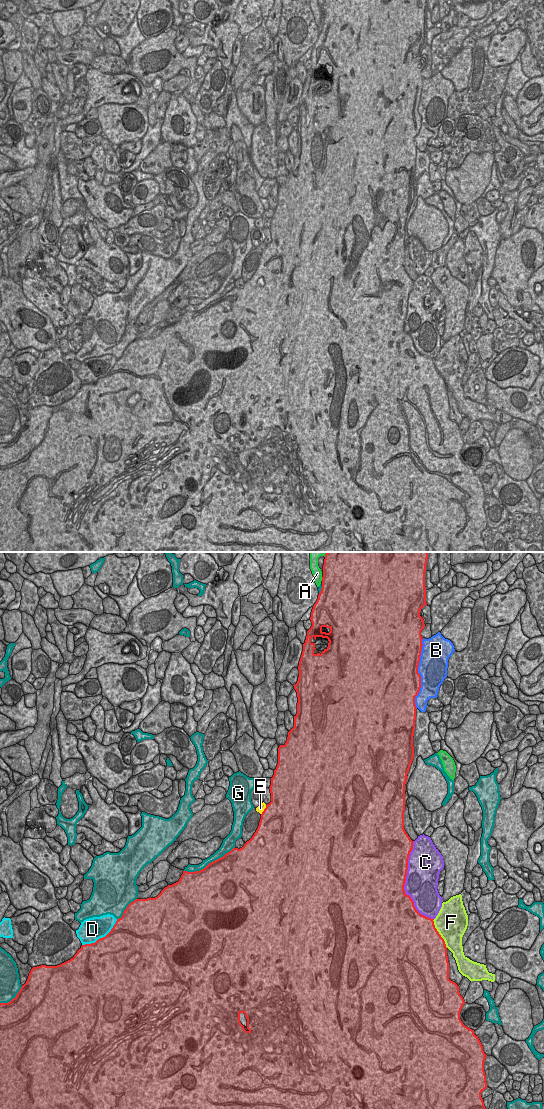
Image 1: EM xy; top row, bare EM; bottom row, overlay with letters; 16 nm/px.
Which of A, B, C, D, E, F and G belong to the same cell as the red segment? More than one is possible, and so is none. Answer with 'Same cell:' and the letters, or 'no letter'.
Same cell: no letter

